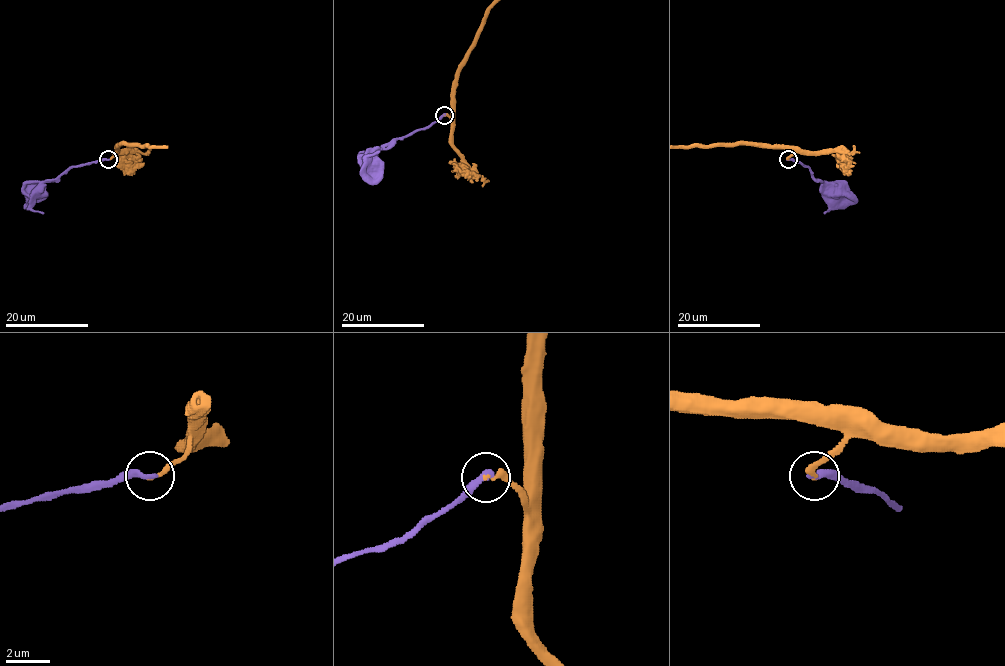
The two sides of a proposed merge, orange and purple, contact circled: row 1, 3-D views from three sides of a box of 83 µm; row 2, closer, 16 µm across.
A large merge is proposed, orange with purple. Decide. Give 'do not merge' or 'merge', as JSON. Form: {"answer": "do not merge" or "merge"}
{"answer": "merge"}

